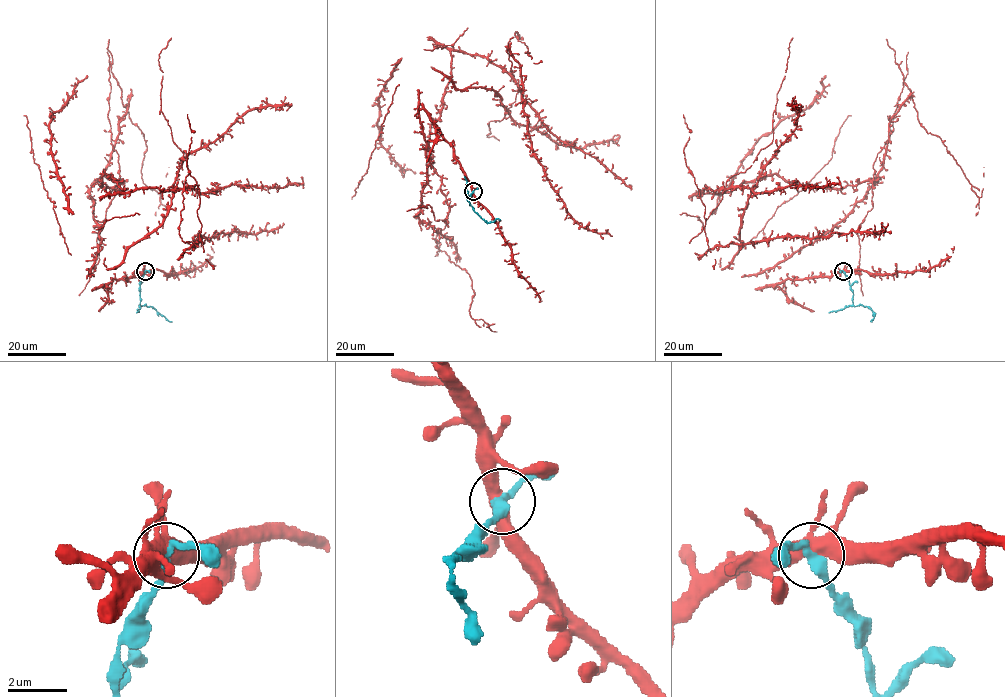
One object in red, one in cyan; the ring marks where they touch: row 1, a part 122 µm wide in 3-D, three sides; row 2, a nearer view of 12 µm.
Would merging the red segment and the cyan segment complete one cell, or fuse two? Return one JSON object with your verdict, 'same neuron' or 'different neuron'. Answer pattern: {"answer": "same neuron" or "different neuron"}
{"answer": "different neuron"}

